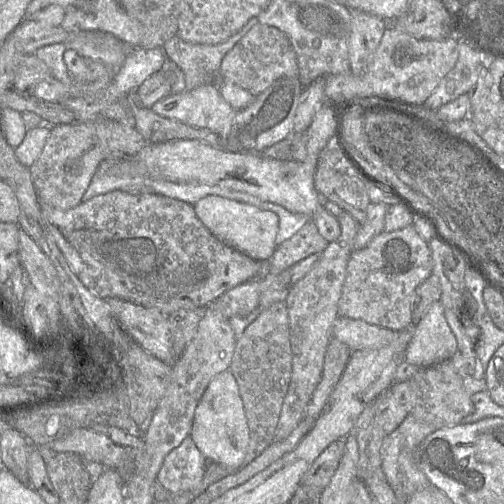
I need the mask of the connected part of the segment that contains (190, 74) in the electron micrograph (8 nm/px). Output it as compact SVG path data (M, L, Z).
M256 17L251 18L239 31L219 44L191 43L176 34L160 49L166 57L167 65L182 72L185 89L192 90L201 85L213 84L220 73L225 54L257 23Z

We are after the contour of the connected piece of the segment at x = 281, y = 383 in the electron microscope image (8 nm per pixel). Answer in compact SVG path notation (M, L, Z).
M275 302L263 310L236 340L230 370L238 383L250 429L250 443L243 467L261 455L275 440L282 405L288 392L292 374L292 348L285 302Z

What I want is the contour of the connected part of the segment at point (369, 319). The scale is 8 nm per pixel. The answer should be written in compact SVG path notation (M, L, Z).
M413 226L393 232L382 231L365 248L352 252L346 267L346 277L339 300L339 315L393 331L405 330L412 325L412 307L416 289L431 274L430 249Z

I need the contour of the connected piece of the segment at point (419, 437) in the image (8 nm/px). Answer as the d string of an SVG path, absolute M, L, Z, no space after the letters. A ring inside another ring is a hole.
M408 415L383 440L380 448L382 470L398 500L406 500L416 491L425 489L430 485L428 479L415 462L415 451L419 444L433 431L435 431L434 426L418 421Z

